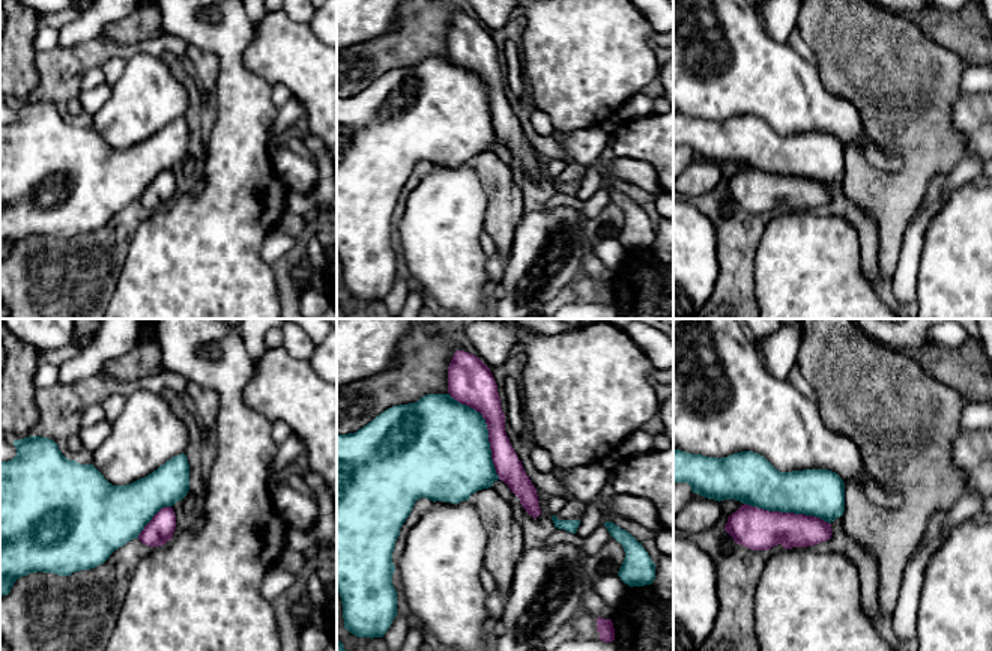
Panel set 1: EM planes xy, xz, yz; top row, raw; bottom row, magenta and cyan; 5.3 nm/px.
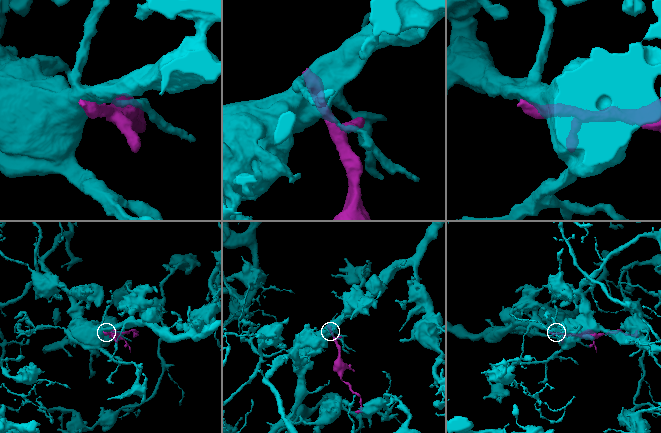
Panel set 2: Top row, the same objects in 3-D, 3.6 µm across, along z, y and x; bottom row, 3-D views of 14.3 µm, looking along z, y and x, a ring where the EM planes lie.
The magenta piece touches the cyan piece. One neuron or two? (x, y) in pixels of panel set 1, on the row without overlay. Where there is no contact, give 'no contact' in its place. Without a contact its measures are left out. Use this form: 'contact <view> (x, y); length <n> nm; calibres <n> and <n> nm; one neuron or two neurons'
contact xz (487, 92); length 550 nm; calibres 220 and 480 nm; two neurons

